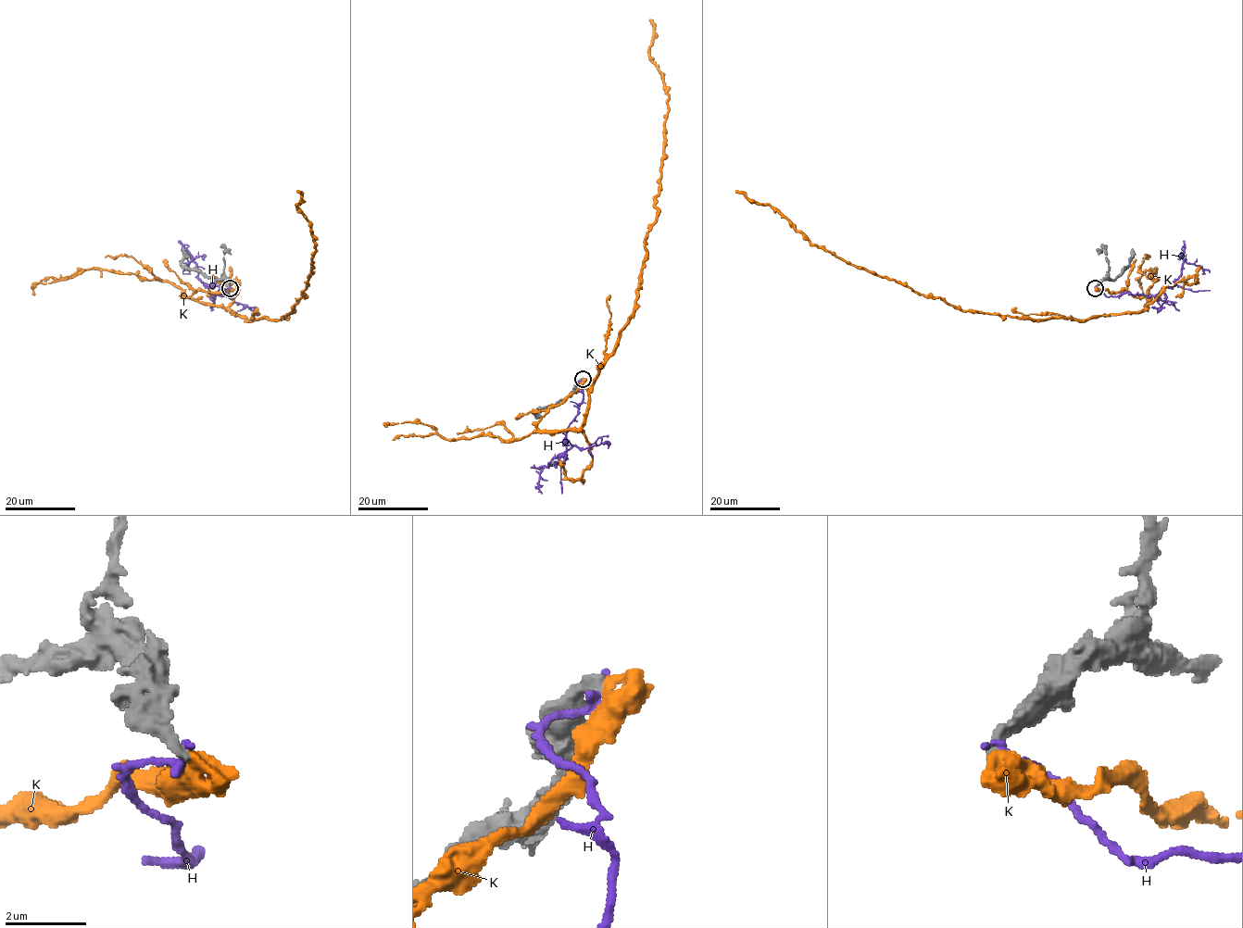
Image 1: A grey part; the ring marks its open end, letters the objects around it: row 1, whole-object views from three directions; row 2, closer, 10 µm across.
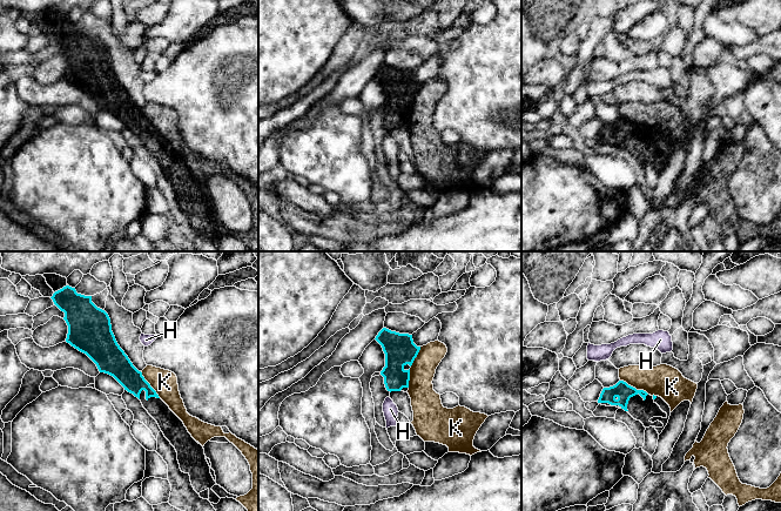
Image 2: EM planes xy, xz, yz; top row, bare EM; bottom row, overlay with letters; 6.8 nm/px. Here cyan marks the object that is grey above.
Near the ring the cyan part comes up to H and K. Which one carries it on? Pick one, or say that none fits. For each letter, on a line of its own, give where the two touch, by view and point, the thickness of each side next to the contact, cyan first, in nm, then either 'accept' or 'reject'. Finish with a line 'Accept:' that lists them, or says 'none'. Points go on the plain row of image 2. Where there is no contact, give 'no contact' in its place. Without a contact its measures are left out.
H: no contact | reject
K: yz (634, 125) | 120/220 nm | reject
Accept: none

